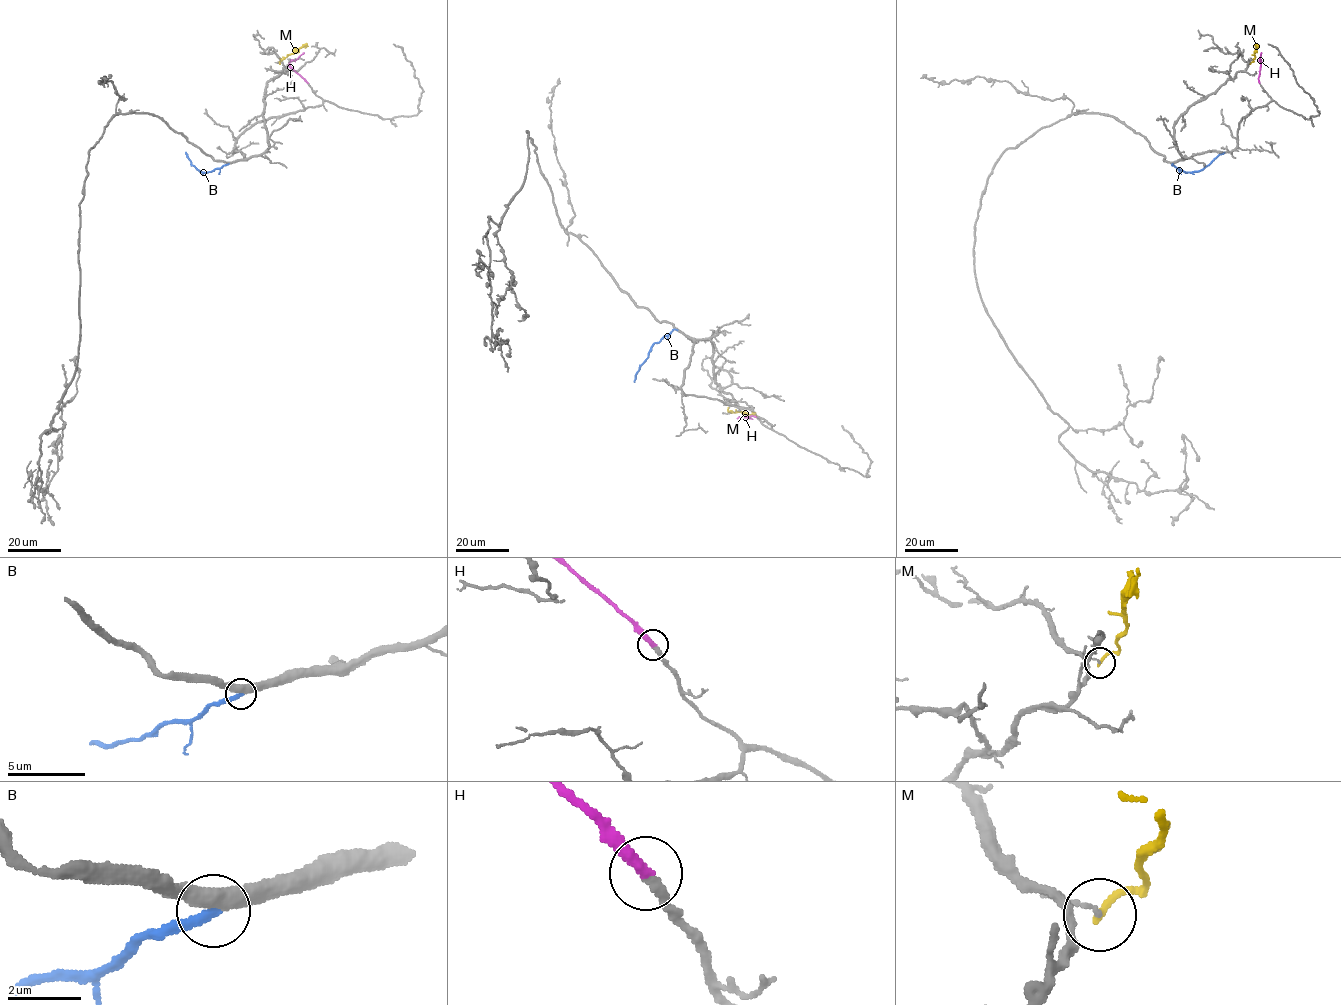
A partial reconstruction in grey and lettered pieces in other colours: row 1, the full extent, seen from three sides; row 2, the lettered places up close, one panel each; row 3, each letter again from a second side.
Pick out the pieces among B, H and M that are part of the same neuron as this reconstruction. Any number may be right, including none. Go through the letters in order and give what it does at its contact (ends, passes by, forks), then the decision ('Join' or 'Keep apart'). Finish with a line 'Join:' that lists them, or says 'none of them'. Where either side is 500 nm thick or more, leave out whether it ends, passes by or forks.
B: It ends there. Join
H: It ends there. Join
M: It ends there. Keep apart
Join: B, H

